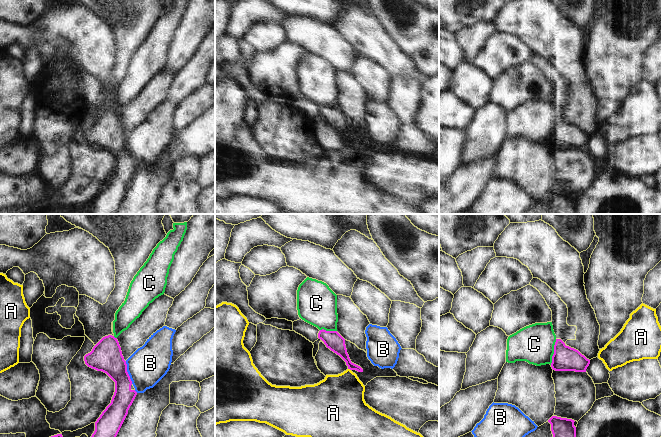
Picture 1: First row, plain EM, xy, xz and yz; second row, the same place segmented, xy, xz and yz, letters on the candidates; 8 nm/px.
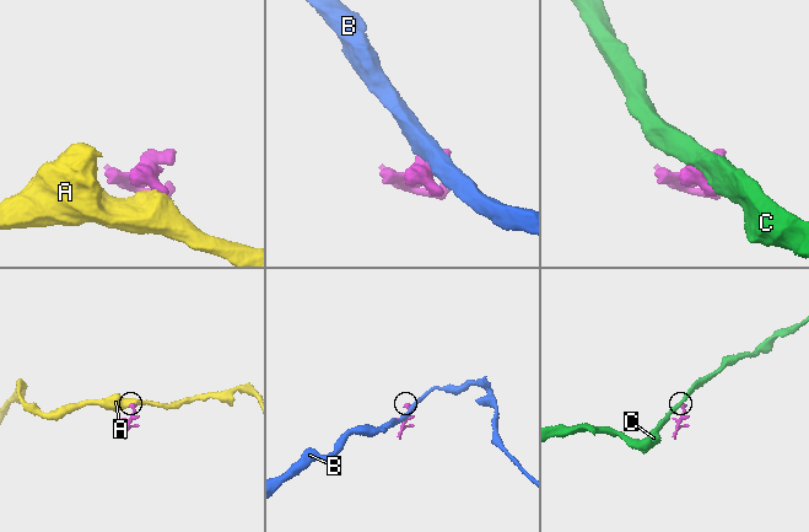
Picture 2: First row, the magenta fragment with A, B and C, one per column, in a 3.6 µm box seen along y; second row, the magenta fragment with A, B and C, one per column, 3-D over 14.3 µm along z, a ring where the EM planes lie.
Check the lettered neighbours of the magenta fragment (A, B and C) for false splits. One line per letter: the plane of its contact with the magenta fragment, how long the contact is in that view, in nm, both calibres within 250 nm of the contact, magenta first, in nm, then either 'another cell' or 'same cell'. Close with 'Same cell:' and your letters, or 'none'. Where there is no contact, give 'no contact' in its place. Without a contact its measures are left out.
A: xz | 30 nm | 150/380 nm | another cell
B: xy | 190 nm | 260/300 nm | another cell
C: yz | 220 nm | 200/300 nm | another cell
Same cell: none

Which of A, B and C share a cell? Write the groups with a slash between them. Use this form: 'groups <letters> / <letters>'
groups A / B / C

